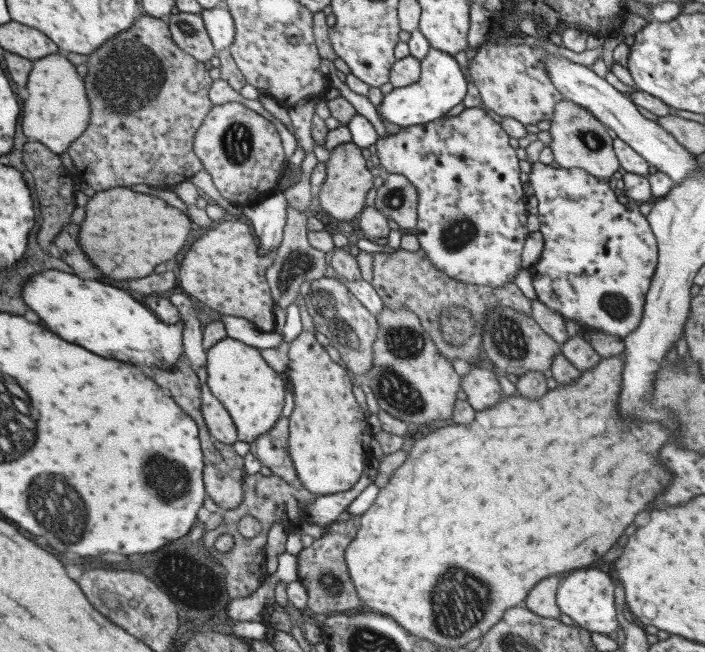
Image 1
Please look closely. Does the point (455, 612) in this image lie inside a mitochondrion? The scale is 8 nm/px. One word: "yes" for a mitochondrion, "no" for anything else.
yes

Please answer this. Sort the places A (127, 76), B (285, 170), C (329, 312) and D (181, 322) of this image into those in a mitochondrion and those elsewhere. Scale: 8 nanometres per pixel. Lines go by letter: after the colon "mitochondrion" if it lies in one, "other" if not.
A: mitochondrion
B: other
C: mitochondrion
D: other

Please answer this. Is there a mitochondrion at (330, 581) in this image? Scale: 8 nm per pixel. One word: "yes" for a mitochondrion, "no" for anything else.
yes

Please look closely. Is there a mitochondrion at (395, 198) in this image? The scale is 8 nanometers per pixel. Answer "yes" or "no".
yes

